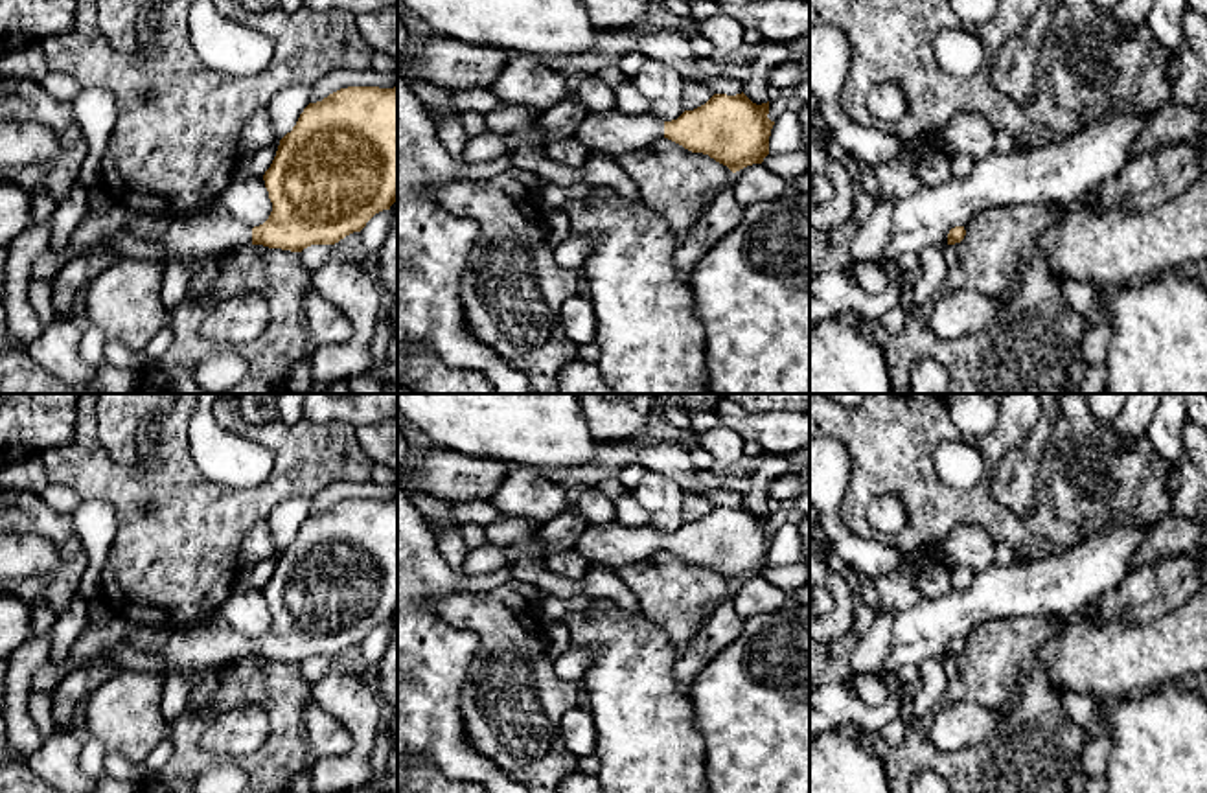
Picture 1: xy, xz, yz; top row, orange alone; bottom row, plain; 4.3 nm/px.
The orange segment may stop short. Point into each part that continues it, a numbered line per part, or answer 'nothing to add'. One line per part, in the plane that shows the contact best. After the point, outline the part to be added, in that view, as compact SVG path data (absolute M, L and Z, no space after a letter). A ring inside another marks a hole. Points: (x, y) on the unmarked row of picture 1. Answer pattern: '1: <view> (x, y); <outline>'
1: xy (206, 644); M221 613L213 615L212 618L204 618L201 622L195 622L191 626L186 626L182 629L173 629L169 633L169 638L167 642L158 649L158 651L138 651L134 649L127 640L125 642L118 642L118 644L112 644L109 648L105 648L103 651L99 651L96 657L85 661L85 662L74 662L72 659L66 659L63 661L61 664L44 664L42 668L39 668L35 672L35 675L31 677L31 690L33 692L48 692L52 694L55 690L55 686L70 673L74 672L75 668L79 668L81 664L86 664L86 662L92 662L96 659L101 659L101 661L110 661L114 664L120 666L120 670L134 670L134 672L156 672L160 675L167 675L171 672L178 672L178 670L201 670L201 672L208 672L208 670L213 670L213 668L219 668L223 664L228 664L228 662L234 662L234 661L239 661L239 659L245 659L245 657L250 657L252 655L252 638L237 633L224 618Z

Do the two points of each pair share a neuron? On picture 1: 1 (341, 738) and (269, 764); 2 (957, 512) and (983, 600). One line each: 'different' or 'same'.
1: different
2: different

